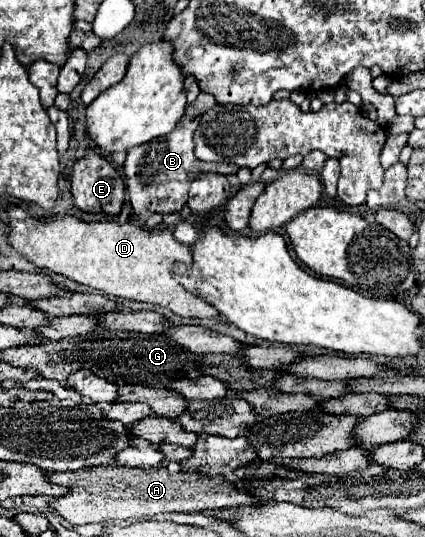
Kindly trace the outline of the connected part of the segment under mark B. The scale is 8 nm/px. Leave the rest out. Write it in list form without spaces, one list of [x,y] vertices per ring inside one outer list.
[[[201,92],[195,102],[187,106],[187,112],[183,120],[179,122],[179,128],[175,128],[171,134],[151,140],[147,144],[139,144],[131,150],[127,150],[127,160],[125,160],[125,180],[127,180],[127,190],[129,190],[129,202],[133,206],[133,212],[145,222],[151,214],[167,214],[181,210],[183,204],[187,202],[187,192],[189,184],[201,174],[201,172],[219,172],[219,174],[235,174],[239,170],[237,164],[231,162],[203,162],[199,160],[193,150],[193,134],[199,126],[201,116],[213,108],[217,102],[211,94]]]

